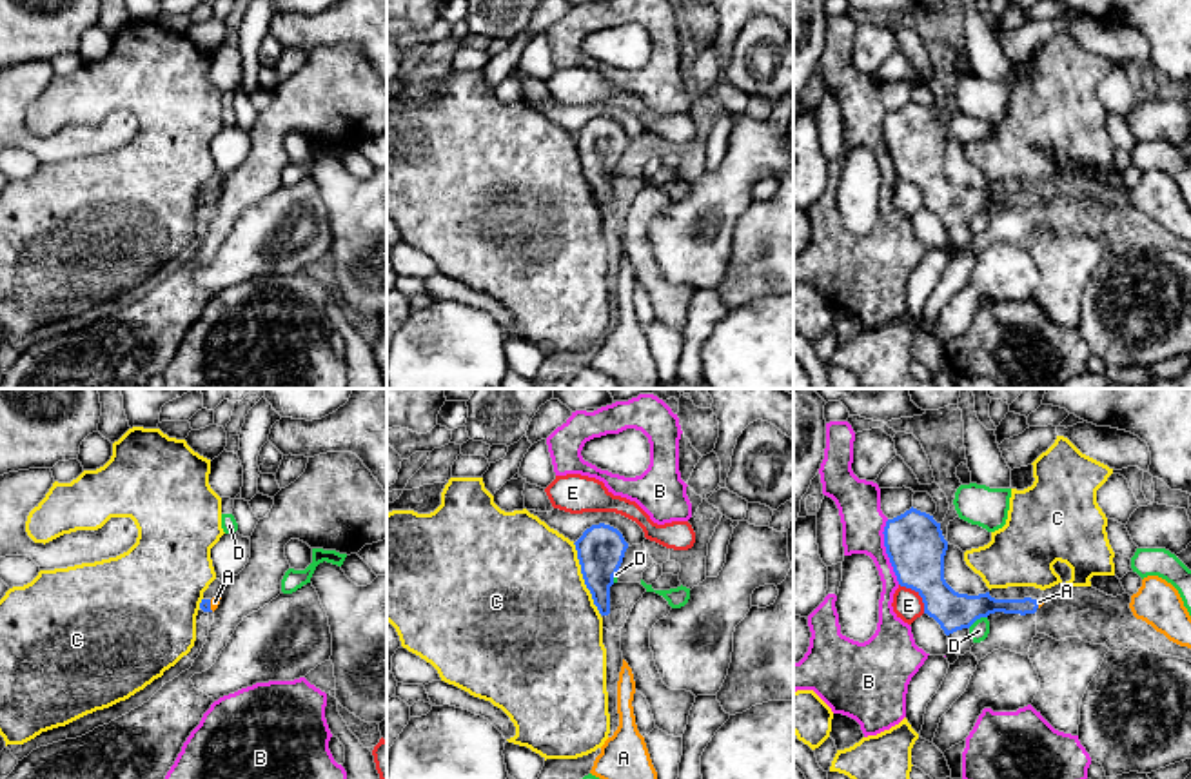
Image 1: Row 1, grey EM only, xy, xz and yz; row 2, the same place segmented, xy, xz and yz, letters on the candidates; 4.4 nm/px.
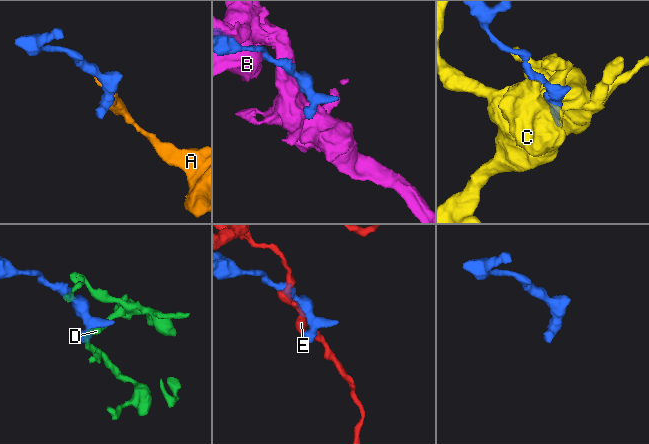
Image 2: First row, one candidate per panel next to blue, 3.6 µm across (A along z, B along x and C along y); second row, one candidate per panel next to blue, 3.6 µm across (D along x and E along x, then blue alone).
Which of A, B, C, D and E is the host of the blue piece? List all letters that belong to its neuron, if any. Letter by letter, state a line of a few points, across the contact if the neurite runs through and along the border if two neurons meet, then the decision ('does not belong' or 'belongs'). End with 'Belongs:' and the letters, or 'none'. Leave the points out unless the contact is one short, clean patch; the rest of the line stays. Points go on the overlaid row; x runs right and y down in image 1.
A: line xy (206, 603), (209, 605), (215, 601); belongs
B: does not belong
C: does not belong
D: line yz (986, 616), (981, 616), (968, 627); does not belong
E: does not belong
Belongs: A

